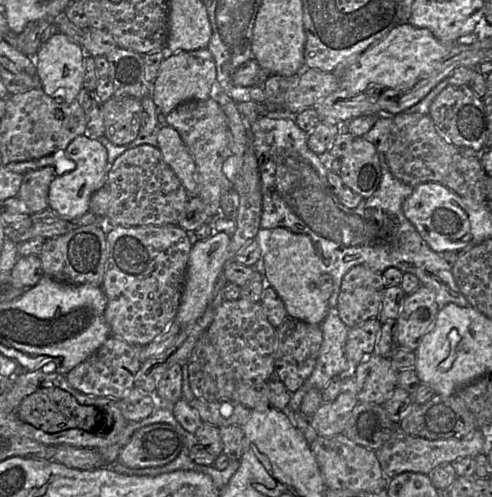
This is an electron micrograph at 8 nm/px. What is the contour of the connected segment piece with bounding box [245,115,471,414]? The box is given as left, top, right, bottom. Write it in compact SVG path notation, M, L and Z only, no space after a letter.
M378 116L373 127L364 135L377 150L381 181L376 192L370 198L363 199L355 208L348 208L339 201L327 180L328 153L317 155L310 150L307 144L308 133L297 125L294 117L260 117L253 121L245 118L259 162L262 193L260 228L272 230L282 227L296 234L308 235L322 261L322 273L328 273L333 278L328 311L320 324L323 341L316 365L303 385L292 393L286 411L288 414L299 410L302 399L310 389L323 391L332 378L345 376L352 370L345 356L349 328L340 319L337 307L342 279L352 267L364 265L380 273L395 267L403 273L417 276L421 285L434 292L440 308L448 303L461 307L471 306L456 284L452 268L439 253L429 247L403 213L402 204L411 195L413 187L398 180L386 161L393 116Z

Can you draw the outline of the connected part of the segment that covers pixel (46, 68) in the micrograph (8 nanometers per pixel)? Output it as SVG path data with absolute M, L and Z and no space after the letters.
M61 32L53 34L34 56L35 74L44 92L57 101L75 101L83 88L85 56L85 50L81 45Z

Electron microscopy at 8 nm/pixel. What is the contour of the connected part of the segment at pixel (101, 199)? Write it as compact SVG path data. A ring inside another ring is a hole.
M143 144L120 155L107 172L106 183L96 191L89 211L108 227L178 224L189 195L158 147Z

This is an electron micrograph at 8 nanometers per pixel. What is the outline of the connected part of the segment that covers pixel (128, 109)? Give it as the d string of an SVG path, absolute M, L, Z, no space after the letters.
M115 94L103 102L104 136L115 145L127 145L137 136L142 121L141 100Z

